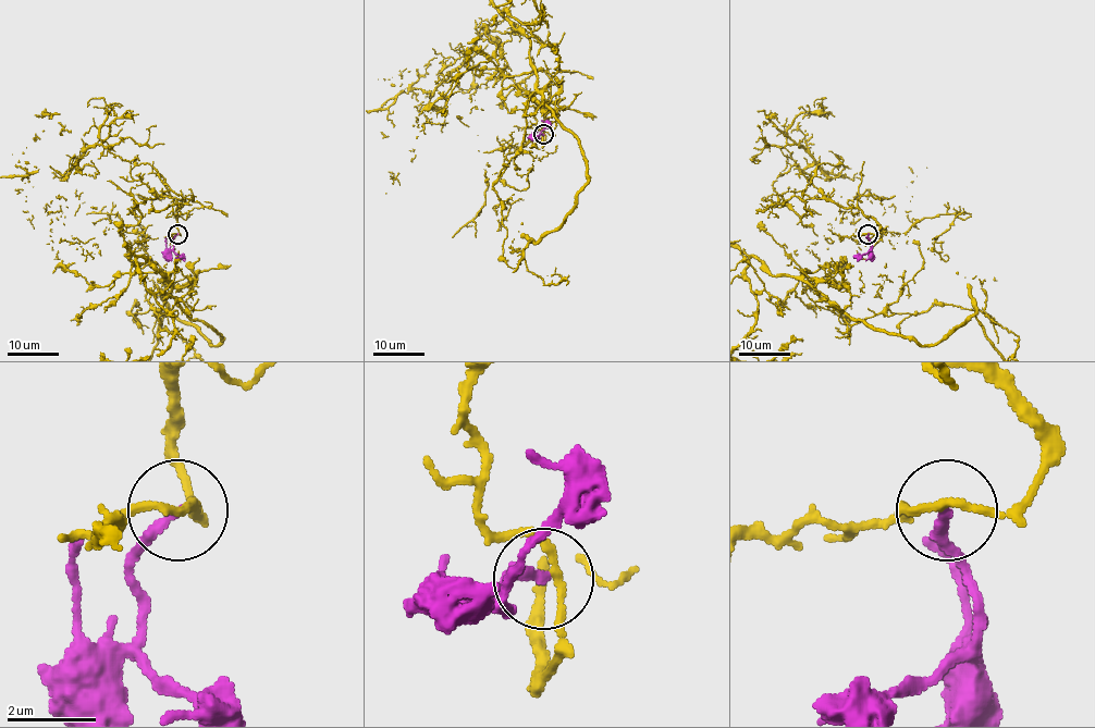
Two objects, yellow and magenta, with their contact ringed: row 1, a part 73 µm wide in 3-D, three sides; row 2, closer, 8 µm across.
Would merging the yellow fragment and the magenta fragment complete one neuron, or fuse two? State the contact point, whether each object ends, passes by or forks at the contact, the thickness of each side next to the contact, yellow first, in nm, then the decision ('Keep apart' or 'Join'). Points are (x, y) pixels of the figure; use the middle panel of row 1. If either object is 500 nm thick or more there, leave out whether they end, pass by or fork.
Place: (543, 134). At the ring yellow passes by. At the ring magenta ends. Thickness 170 nm (yellow) against 240 nm. Keep apart

